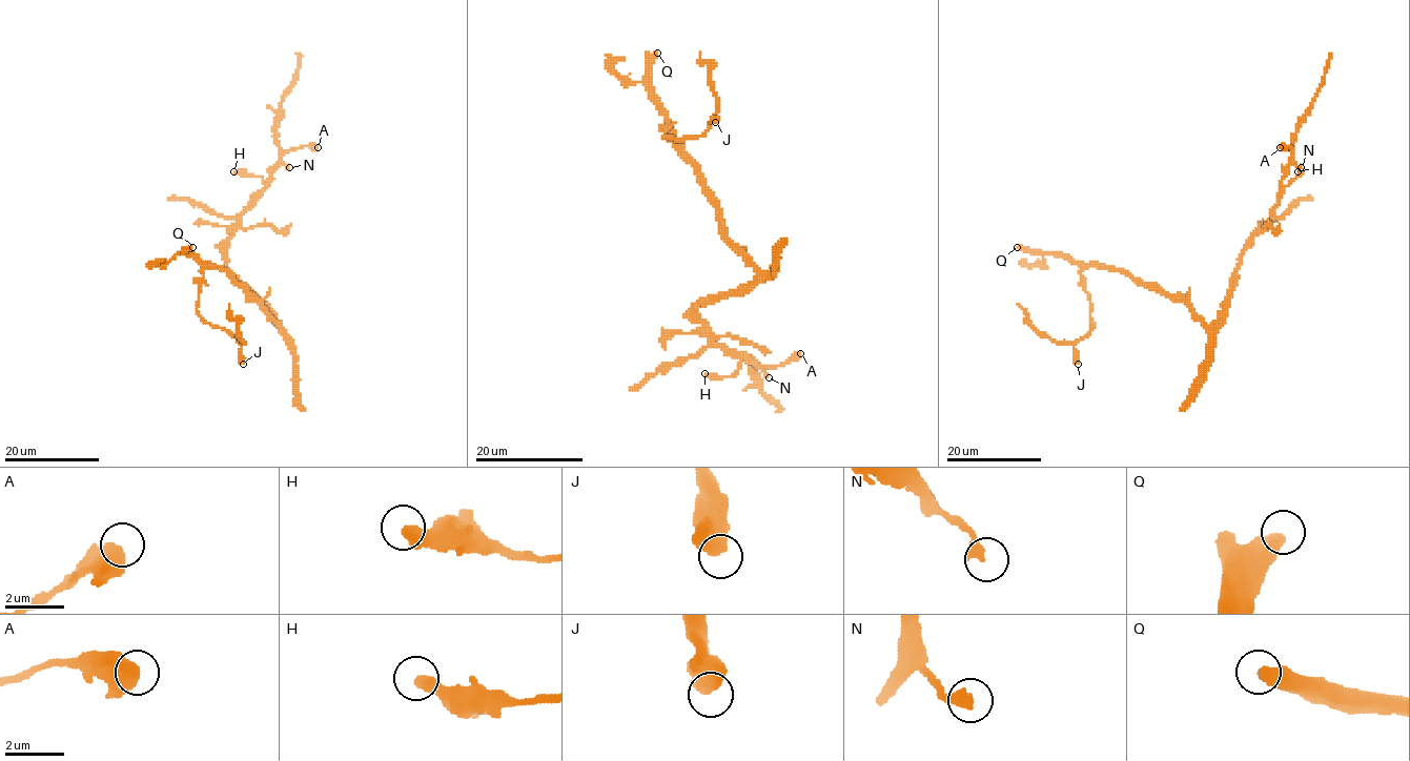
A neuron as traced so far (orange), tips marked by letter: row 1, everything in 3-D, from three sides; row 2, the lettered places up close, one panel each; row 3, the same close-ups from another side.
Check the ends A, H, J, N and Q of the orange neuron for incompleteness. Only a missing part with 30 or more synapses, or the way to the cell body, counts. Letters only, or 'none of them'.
Q

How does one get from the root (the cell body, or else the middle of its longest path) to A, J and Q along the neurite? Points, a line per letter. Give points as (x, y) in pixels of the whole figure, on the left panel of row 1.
A: (279, 324), (276, 316), (227, 267), (226, 241), (279, 159), (303, 146), (318, 147)
J: (279, 324), (224, 269), (203, 268), (197, 311), (205, 321), (224, 328), (237, 338), (243, 364)
Q: (279, 324), (224, 269), (211, 267), (186, 251), (192, 247)

